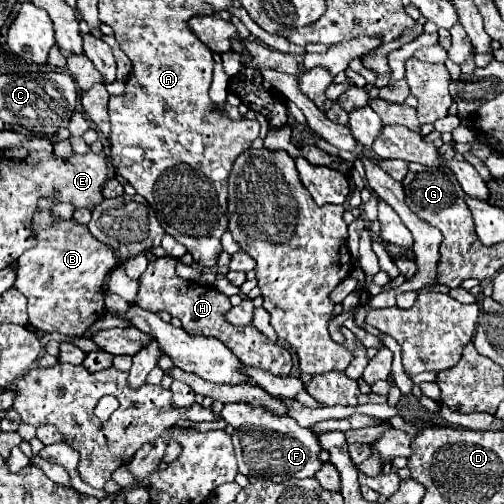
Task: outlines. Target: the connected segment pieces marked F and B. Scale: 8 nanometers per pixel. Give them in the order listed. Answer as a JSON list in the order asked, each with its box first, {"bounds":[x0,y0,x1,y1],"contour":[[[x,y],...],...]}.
[{"bounds":[221,402,321,482],"contour":[[[233,402],[225,404],[221,410],[221,418],[231,424],[233,430],[233,446],[237,452],[237,462],[239,462],[239,472],[245,476],[255,476],[255,478],[267,478],[271,482],[281,482],[289,478],[313,478],[321,462],[317,460],[319,456],[319,440],[315,440],[315,434],[307,428],[301,428],[293,418],[289,416],[279,416],[263,406],[253,406],[245,402]]]},{"bounds":[15,200,119,338],"contour":[[[41,200],[39,206],[41,210],[35,214],[37,244],[17,260],[15,288],[29,300],[29,324],[35,330],[81,338],[105,312],[103,278],[119,264],[119,260],[111,248],[99,244],[89,234],[87,226],[71,224],[71,220],[53,222],[53,204],[49,200]]]}]

